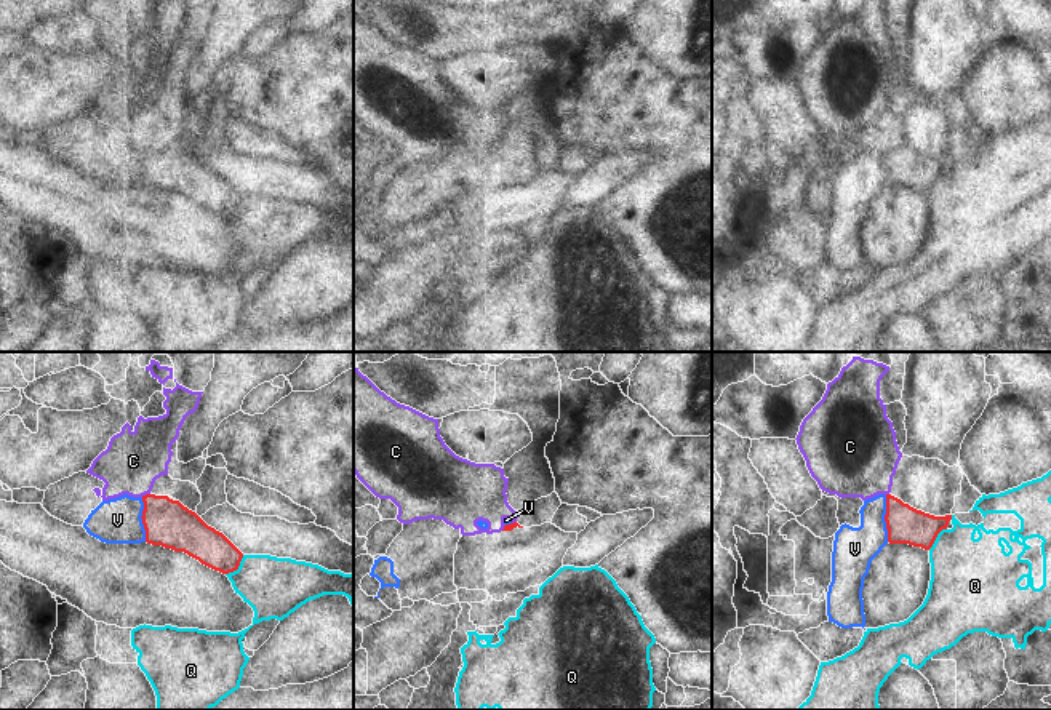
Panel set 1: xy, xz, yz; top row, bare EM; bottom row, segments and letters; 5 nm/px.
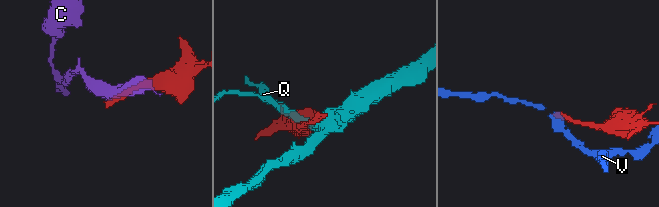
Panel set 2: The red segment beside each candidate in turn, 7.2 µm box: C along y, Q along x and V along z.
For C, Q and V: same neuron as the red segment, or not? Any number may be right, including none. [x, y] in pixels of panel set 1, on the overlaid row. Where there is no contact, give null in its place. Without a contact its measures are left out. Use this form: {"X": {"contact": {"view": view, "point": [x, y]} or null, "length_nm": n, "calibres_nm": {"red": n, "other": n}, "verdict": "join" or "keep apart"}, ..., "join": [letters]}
{"C": {"contact": {"view": "xy", "point": [146, 494]}, "length_nm": 50, "calibres_nm": {"red": 240, "other": 300}, "verdict": "keep apart"}, "Q": {"contact": {"view": "xy", "point": [237, 568]}, "length_nm": 140, "calibres_nm": {"red": 180, "other": 300}, "verdict": "keep apart"}, "V": {"contact": {"view": "yz", "point": [885, 518]}, "length_nm": 240, "calibres_nm": {"red": 190, "other": 200}, "verdict": "keep apart"}, "join": []}

